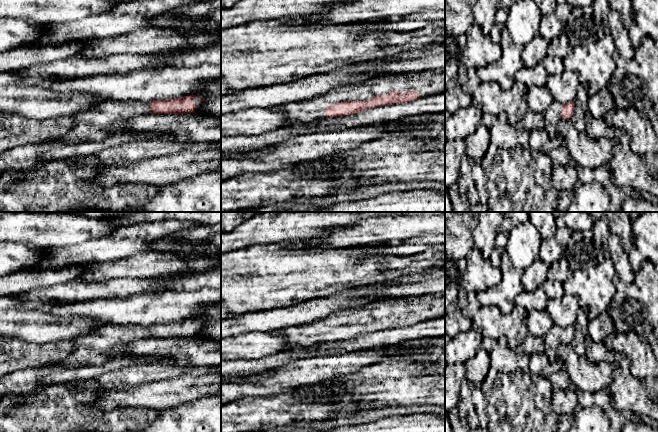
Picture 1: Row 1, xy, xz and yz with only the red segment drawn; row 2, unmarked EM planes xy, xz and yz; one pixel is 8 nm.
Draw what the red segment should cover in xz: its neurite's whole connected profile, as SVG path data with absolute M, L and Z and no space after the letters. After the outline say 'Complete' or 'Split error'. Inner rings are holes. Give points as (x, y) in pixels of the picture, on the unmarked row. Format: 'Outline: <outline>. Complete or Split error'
Outline: M445 291L382 299L364 307L337 312L310 324L281 329L289 349L318 342L341 341L368 333L407 327L445 316Z. Split error

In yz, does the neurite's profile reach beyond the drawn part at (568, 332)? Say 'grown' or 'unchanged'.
grown

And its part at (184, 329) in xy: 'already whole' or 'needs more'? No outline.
needs more

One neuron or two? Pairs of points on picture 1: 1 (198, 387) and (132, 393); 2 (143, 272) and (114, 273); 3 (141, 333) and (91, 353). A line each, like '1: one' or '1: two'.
1: one
2: one
3: one

